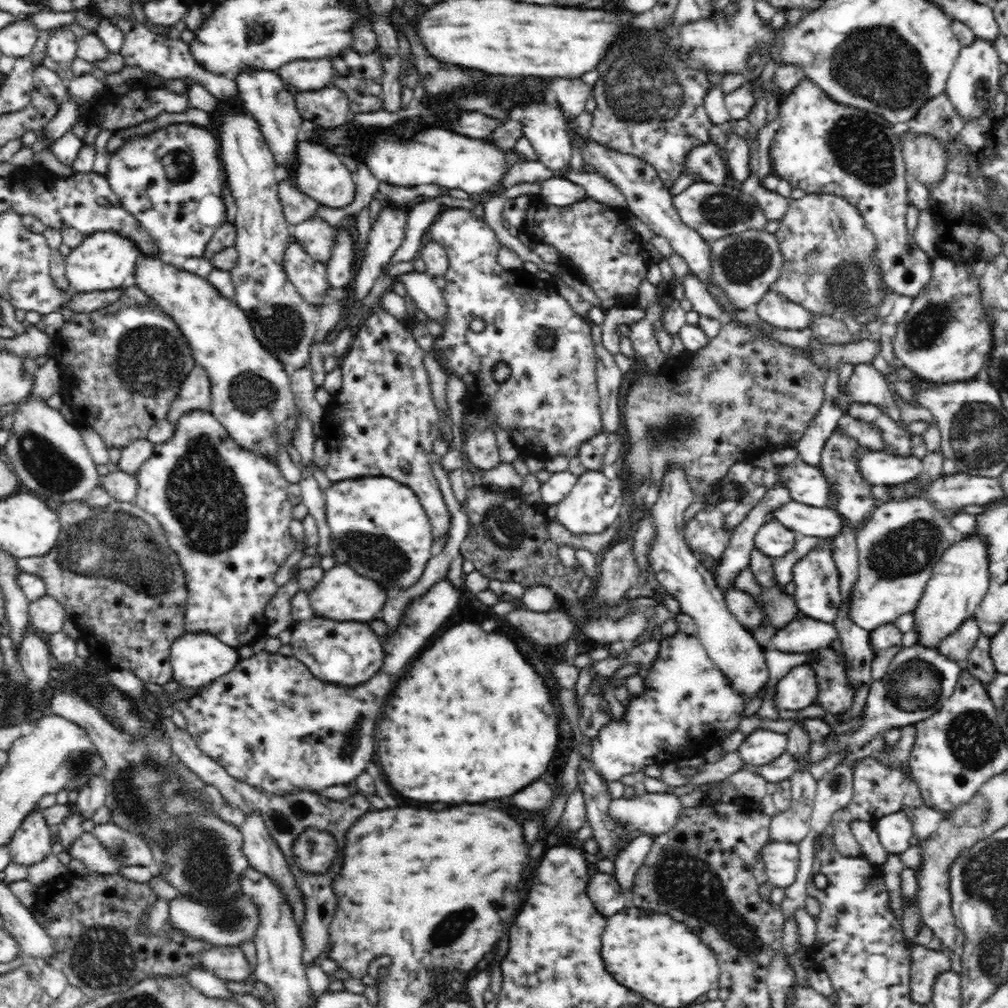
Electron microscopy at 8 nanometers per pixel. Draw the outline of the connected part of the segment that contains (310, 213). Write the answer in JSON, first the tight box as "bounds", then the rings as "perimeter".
{"bounds":[278,183,318,226],"perimeter":[[[280,183],[278,188],[279,201],[283,205],[285,219],[290,226],[300,224],[305,220],[316,218],[318,201],[298,192],[289,184]]]}

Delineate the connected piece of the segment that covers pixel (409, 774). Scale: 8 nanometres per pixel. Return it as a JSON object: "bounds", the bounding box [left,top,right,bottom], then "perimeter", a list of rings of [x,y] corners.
{"bounds":[376,622,558,804],"perimeter":[[[470,622],[454,626],[448,632],[444,632],[442,638],[438,638],[408,668],[406,676],[398,682],[392,698],[384,706],[382,720],[378,722],[378,728],[376,728],[376,754],[378,754],[378,760],[384,768],[388,784],[394,790],[398,790],[404,798],[412,798],[412,800],[420,800],[420,802],[478,804],[484,800],[512,796],[512,794],[520,792],[520,788],[524,788],[524,784],[528,784],[528,780],[536,780],[536,776],[542,776],[546,772],[550,760],[554,758],[556,746],[558,746],[558,714],[554,712],[554,704],[552,704],[552,698],[550,698],[548,688],[544,684],[544,678],[534,670],[534,666],[530,662],[526,662],[526,658],[520,654],[518,646],[510,638],[506,638],[504,634],[498,634],[498,632],[488,634],[478,624],[470,624]]]}

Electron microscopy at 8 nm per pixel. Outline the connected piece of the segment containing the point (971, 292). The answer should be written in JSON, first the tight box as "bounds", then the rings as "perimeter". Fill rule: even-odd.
{"bounds":[892,257,990,385],"perimeter":[[[934,257],[929,280],[913,297],[904,320],[892,332],[896,361],[911,370],[918,379],[936,385],[964,383],[974,379],[990,356],[990,316],[978,298],[980,290],[968,268],[960,268],[952,259]]]}

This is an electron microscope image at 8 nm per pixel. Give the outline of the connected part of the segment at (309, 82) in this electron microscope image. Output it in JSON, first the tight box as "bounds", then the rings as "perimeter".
{"bounds":[276,59,339,91],"perimeter":[[[296,59],[276,70],[284,81],[299,91],[315,91],[333,86],[339,72],[329,60]]]}

